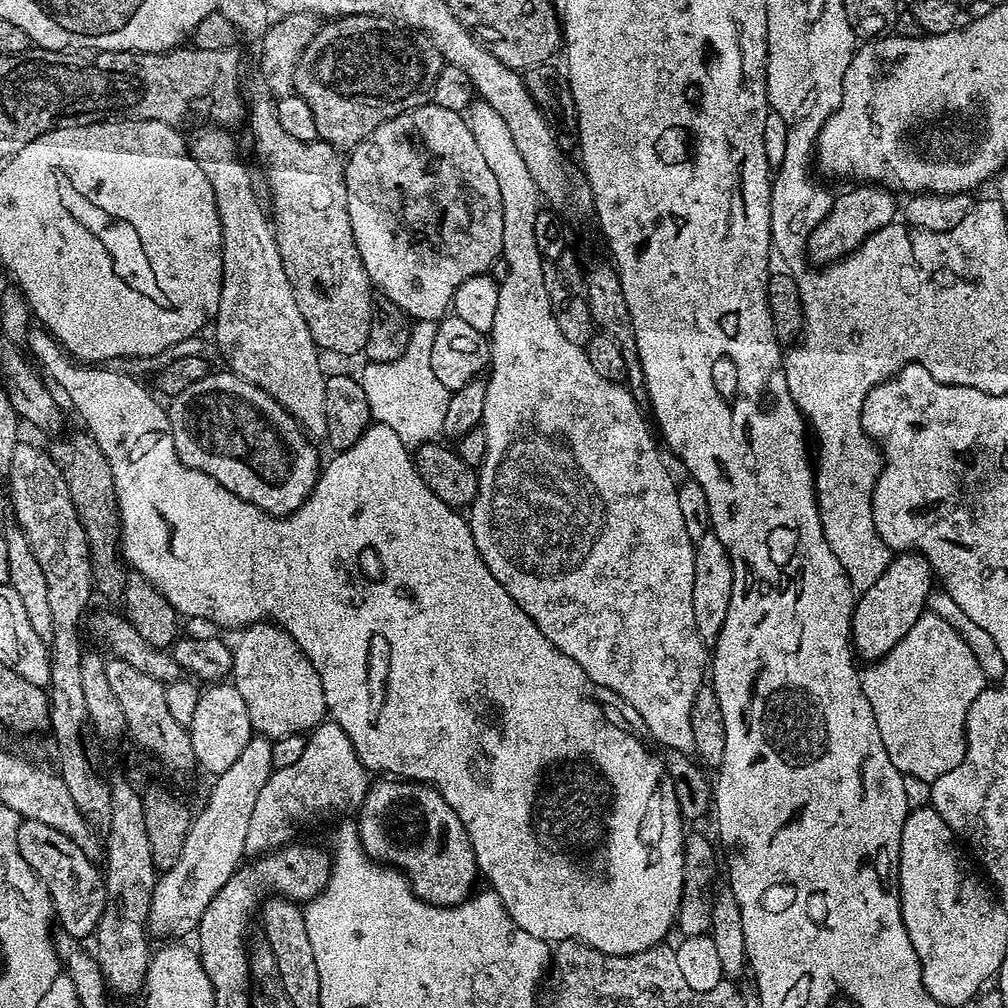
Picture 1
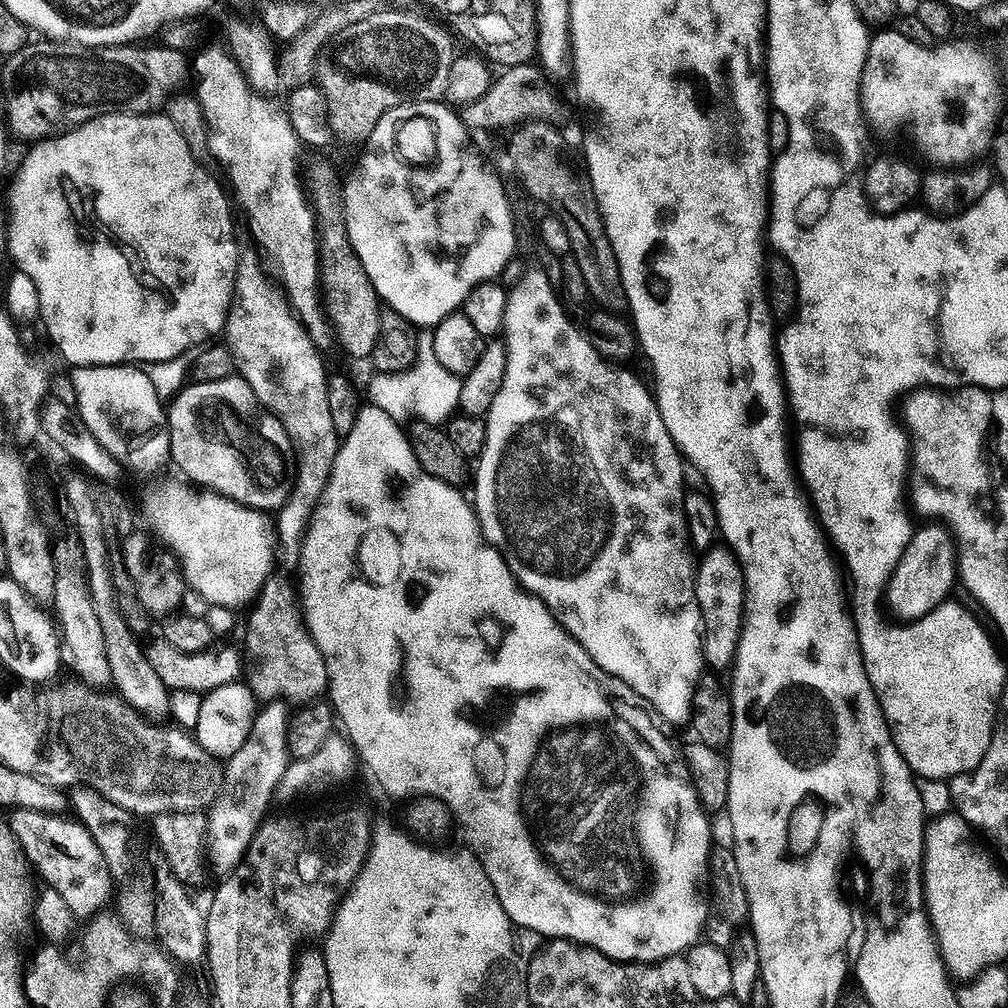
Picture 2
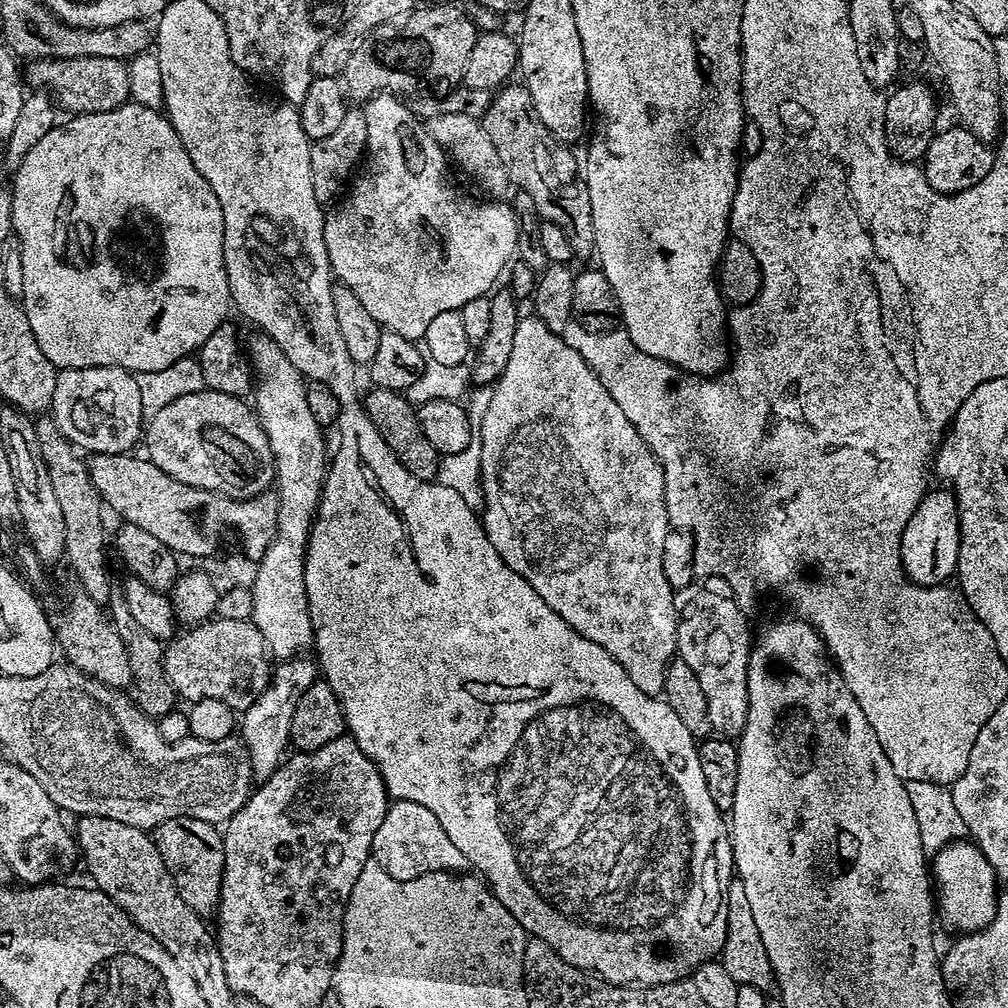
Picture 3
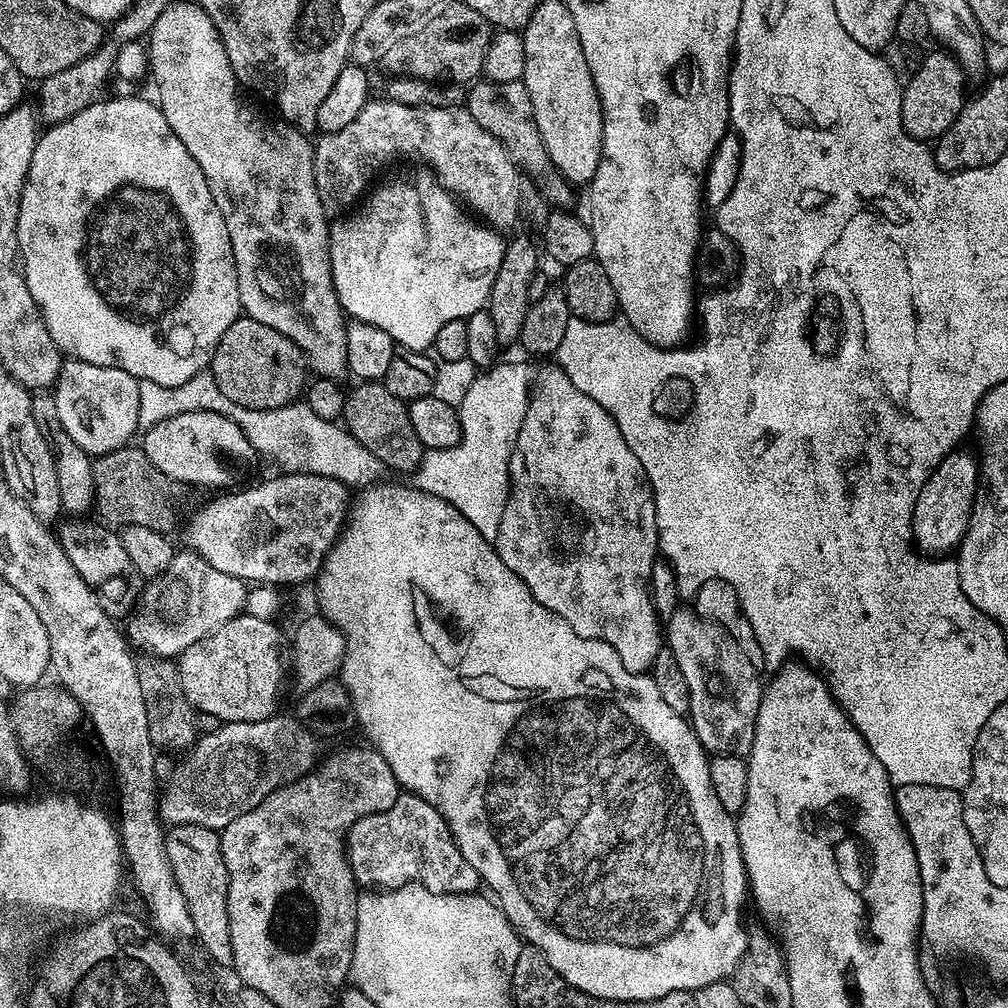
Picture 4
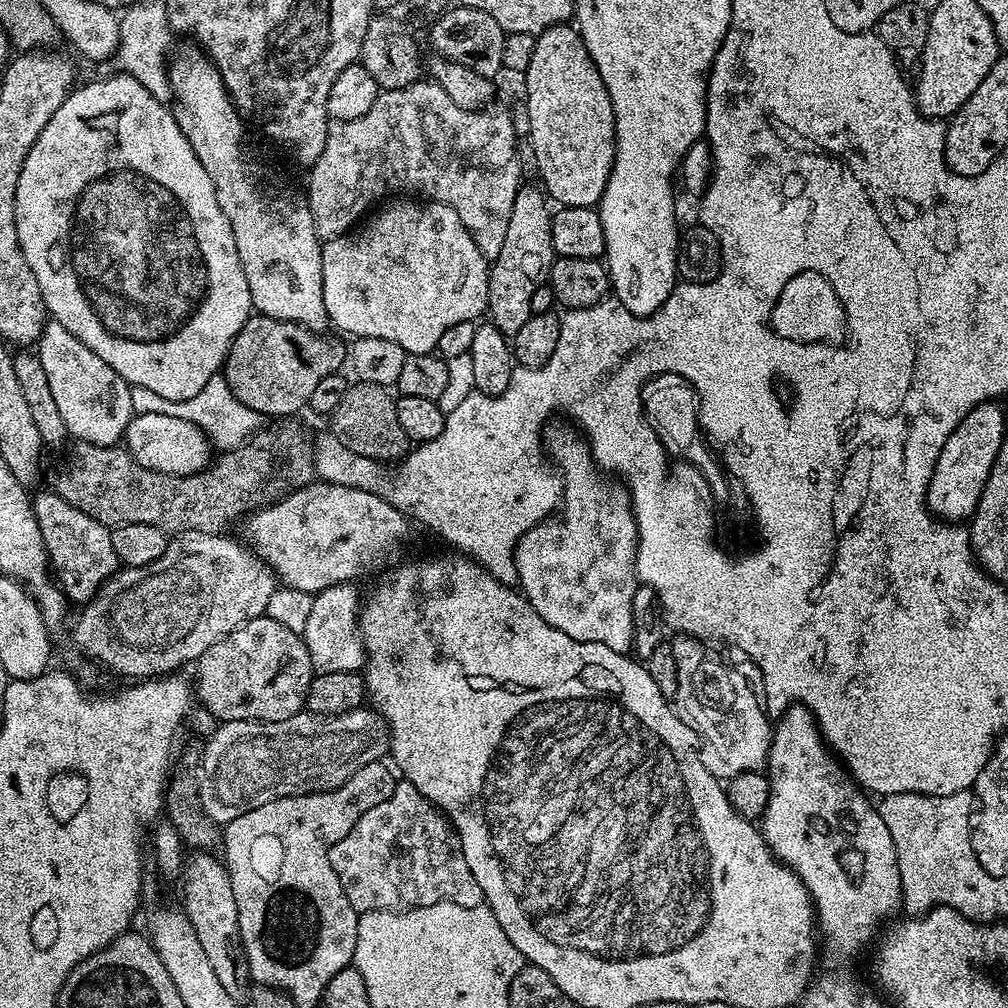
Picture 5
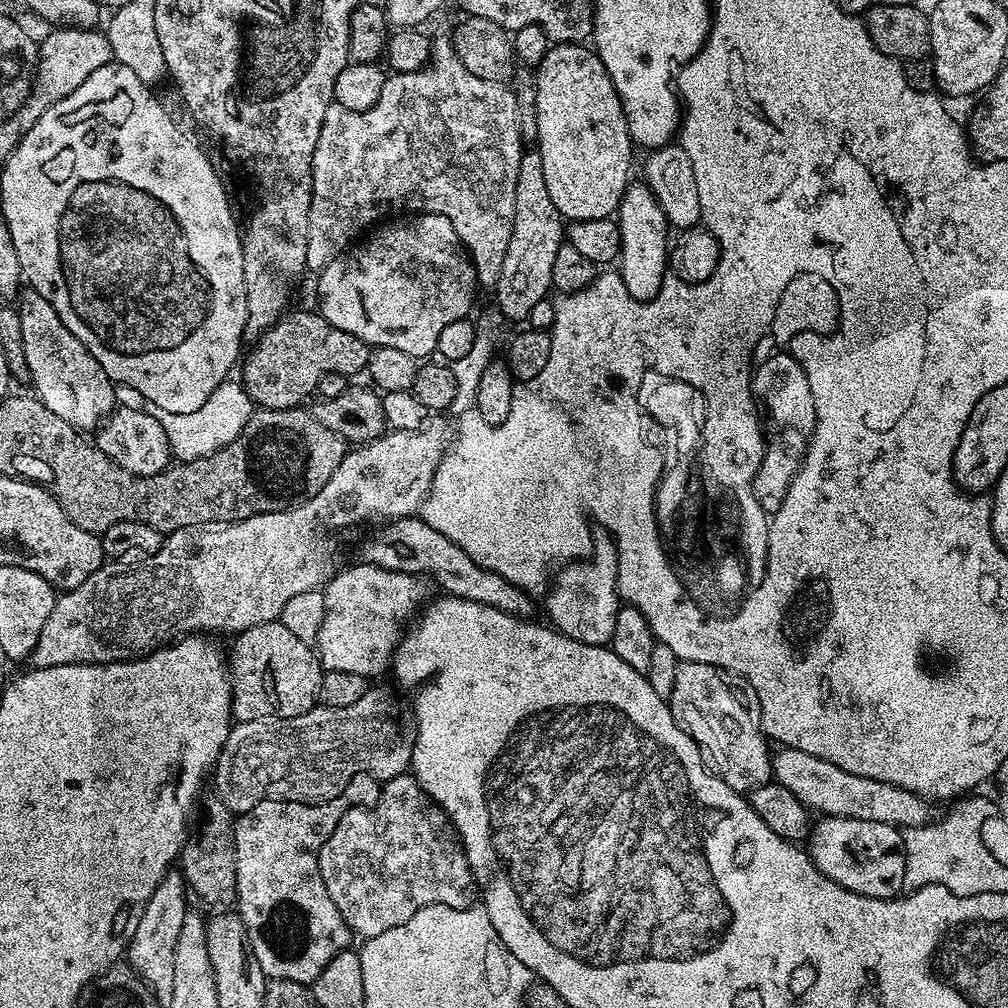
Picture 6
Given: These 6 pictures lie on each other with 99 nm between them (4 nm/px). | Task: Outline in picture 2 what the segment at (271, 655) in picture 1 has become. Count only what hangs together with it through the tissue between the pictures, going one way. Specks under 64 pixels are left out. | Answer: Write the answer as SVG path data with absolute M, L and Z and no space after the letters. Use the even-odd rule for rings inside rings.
M277 570L268 574L250 611L248 652L256 665L246 684L253 695L264 702L281 699L296 706L323 697L328 687L326 662L304 624L304 613L293 577L291 580Z

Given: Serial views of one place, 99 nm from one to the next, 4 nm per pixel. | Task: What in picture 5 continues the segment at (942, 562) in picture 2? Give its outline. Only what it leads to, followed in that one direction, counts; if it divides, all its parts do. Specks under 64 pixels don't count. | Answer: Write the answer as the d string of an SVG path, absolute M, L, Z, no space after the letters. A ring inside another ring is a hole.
M996 402L979 404L962 418L962 422L958 422L954 434L946 438L946 446L942 446L942 454L938 456L928 483L928 510L933 516L945 522L964 522L976 512L1006 439L1004 412L998 405Z

